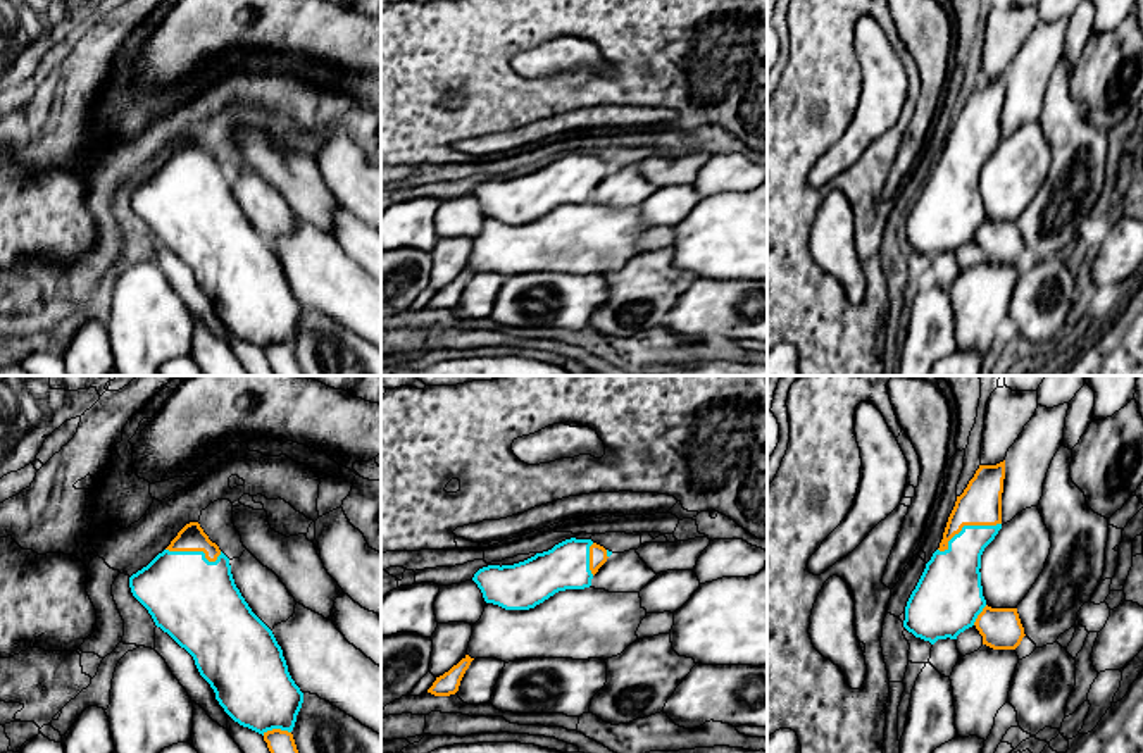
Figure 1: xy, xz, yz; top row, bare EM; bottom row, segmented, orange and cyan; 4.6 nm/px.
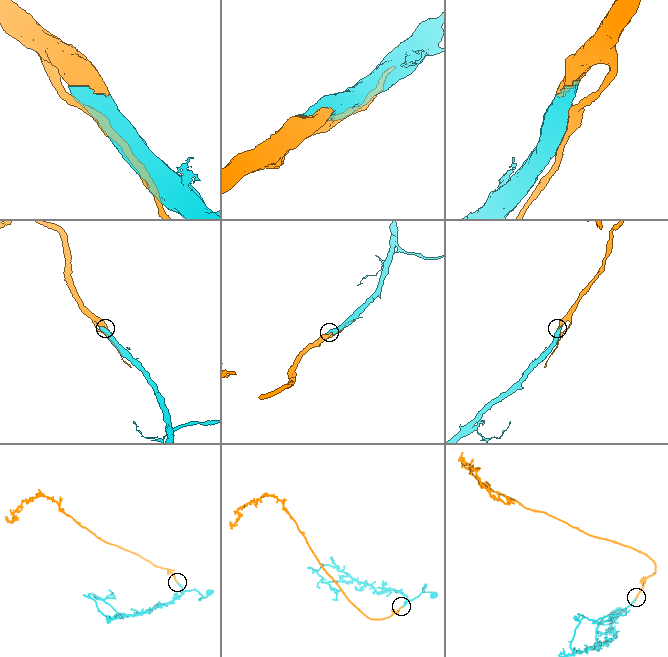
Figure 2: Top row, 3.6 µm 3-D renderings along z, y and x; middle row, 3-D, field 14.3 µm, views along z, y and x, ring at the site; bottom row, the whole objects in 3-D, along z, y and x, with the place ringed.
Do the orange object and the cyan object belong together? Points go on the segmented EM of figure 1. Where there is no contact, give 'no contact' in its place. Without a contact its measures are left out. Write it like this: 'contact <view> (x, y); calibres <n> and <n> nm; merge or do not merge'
contact yz (968, 524); calibres 200 and 240 nm; merge

